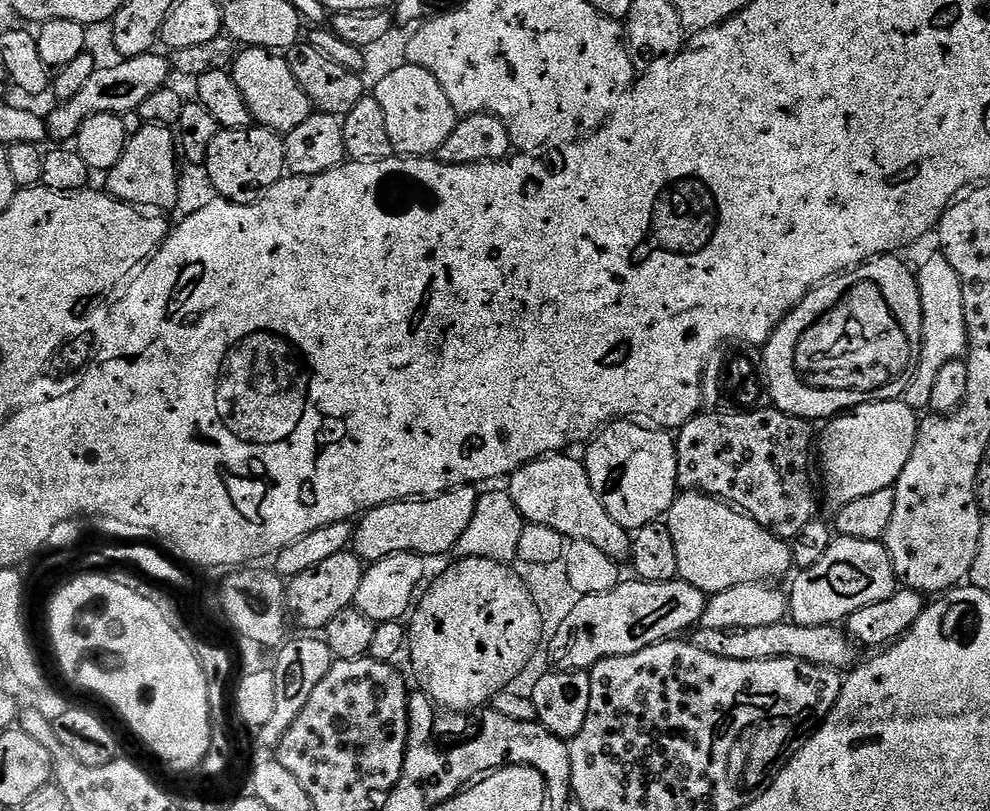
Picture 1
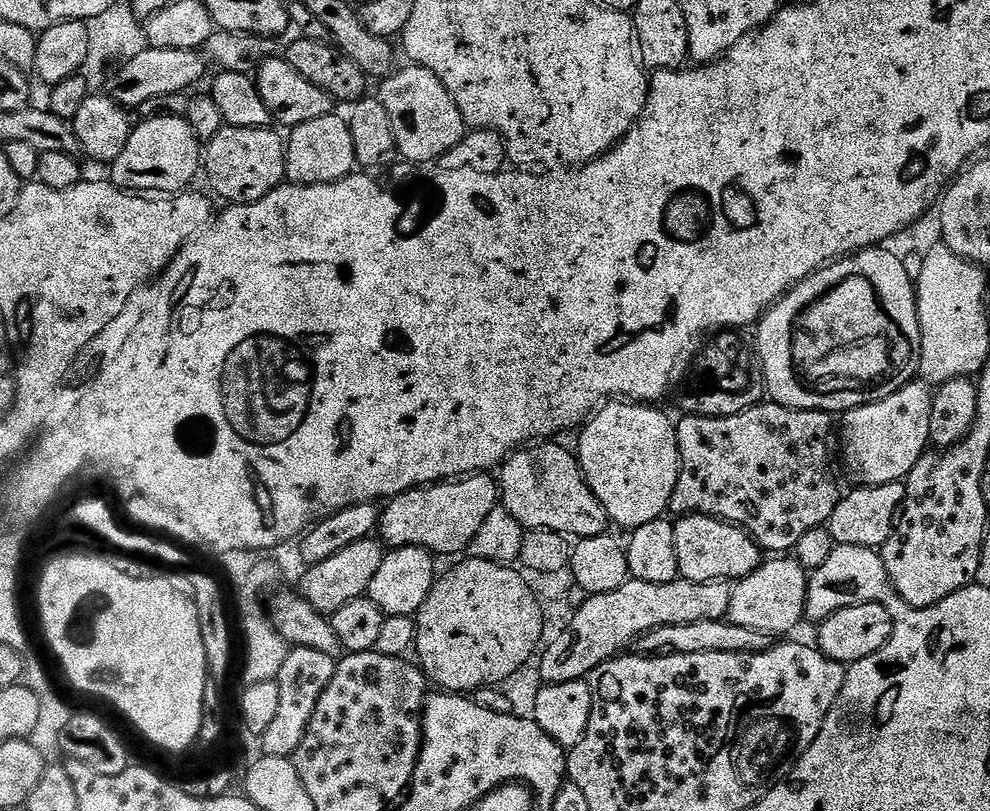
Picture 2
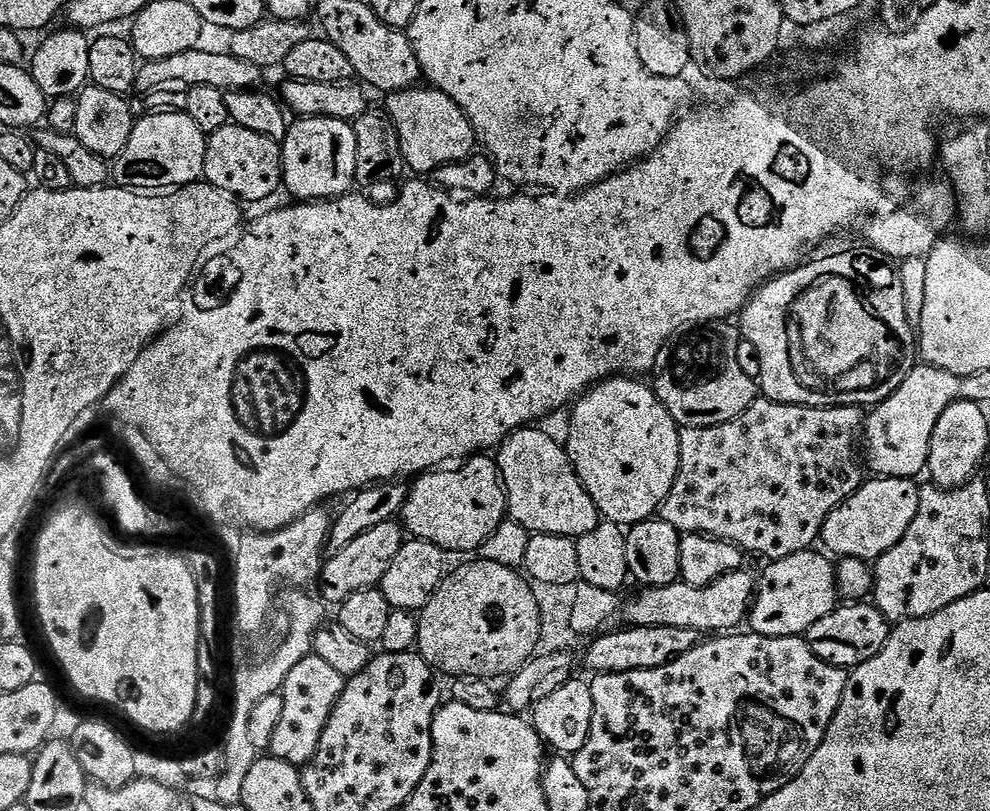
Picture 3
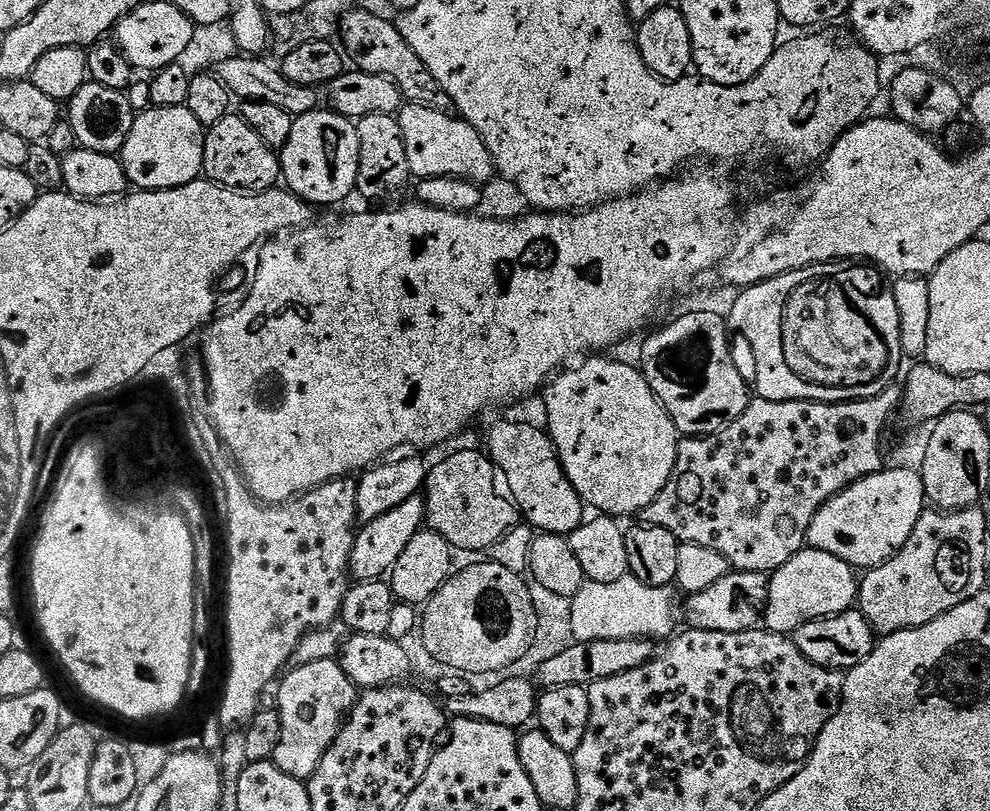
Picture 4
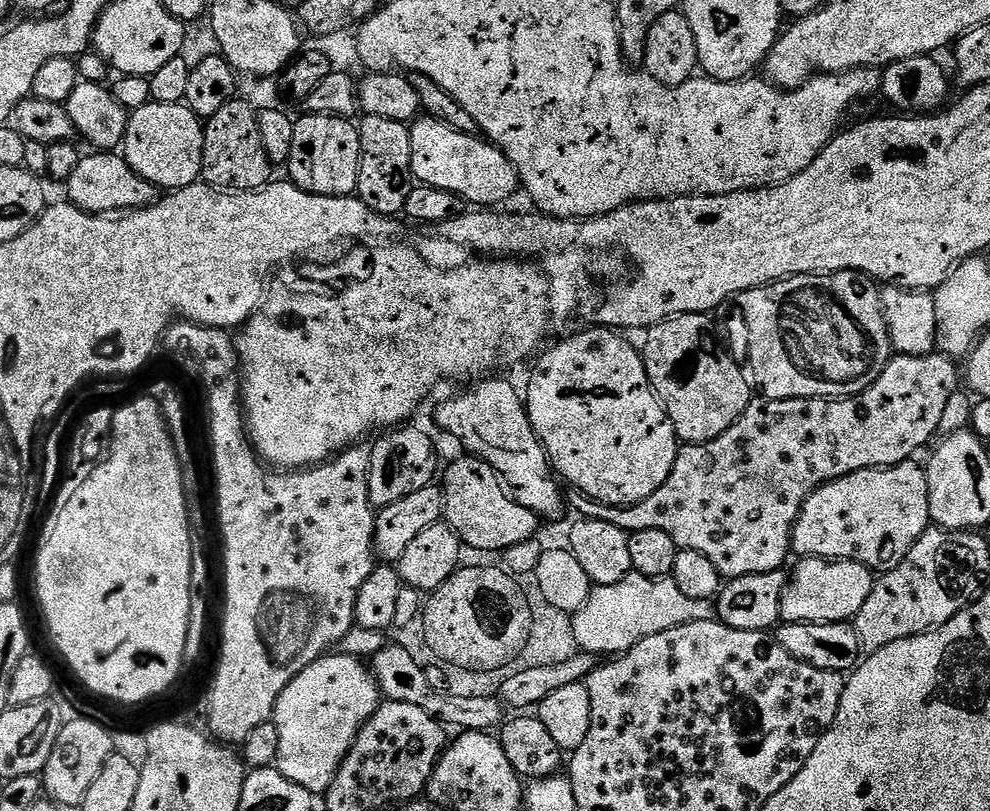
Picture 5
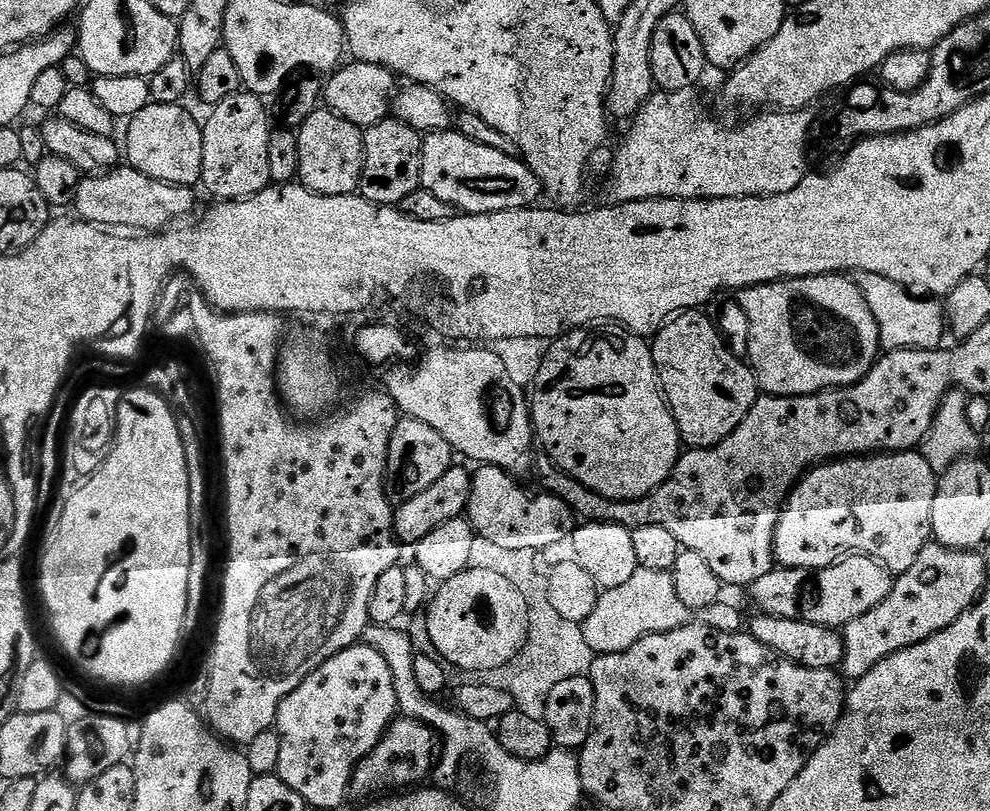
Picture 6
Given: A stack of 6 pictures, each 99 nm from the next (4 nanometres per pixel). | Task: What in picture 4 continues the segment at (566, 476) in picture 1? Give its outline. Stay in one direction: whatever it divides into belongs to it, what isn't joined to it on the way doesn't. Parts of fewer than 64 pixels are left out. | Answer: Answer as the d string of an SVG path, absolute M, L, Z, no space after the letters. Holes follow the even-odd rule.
M500 420L488 432L486 452L496 465L503 483L504 480L508 483L507 495L516 505L519 515L537 533L567 537L568 533L578 530L578 526L584 523L586 505L566 478L560 455L547 431L540 429L539 432L528 424L511 424L508 420Z

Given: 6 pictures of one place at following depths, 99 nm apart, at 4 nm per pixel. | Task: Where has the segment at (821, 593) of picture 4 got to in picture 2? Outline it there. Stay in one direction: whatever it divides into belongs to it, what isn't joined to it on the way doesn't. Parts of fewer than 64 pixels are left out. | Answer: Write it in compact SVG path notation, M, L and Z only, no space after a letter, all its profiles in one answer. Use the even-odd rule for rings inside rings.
M768 558L749 576L735 581L727 620L734 626L746 626L755 632L792 632L805 619L809 573L792 558Z

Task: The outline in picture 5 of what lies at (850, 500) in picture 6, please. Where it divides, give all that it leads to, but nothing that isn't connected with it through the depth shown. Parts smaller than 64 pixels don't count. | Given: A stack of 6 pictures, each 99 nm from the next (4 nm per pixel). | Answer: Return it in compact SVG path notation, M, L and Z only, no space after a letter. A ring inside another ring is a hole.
M916 462L894 468L863 468L832 480L808 496L800 517L792 527L792 552L800 558L818 556L822 560L853 560L883 574L889 572L922 538L930 526L928 514L928 473Z

